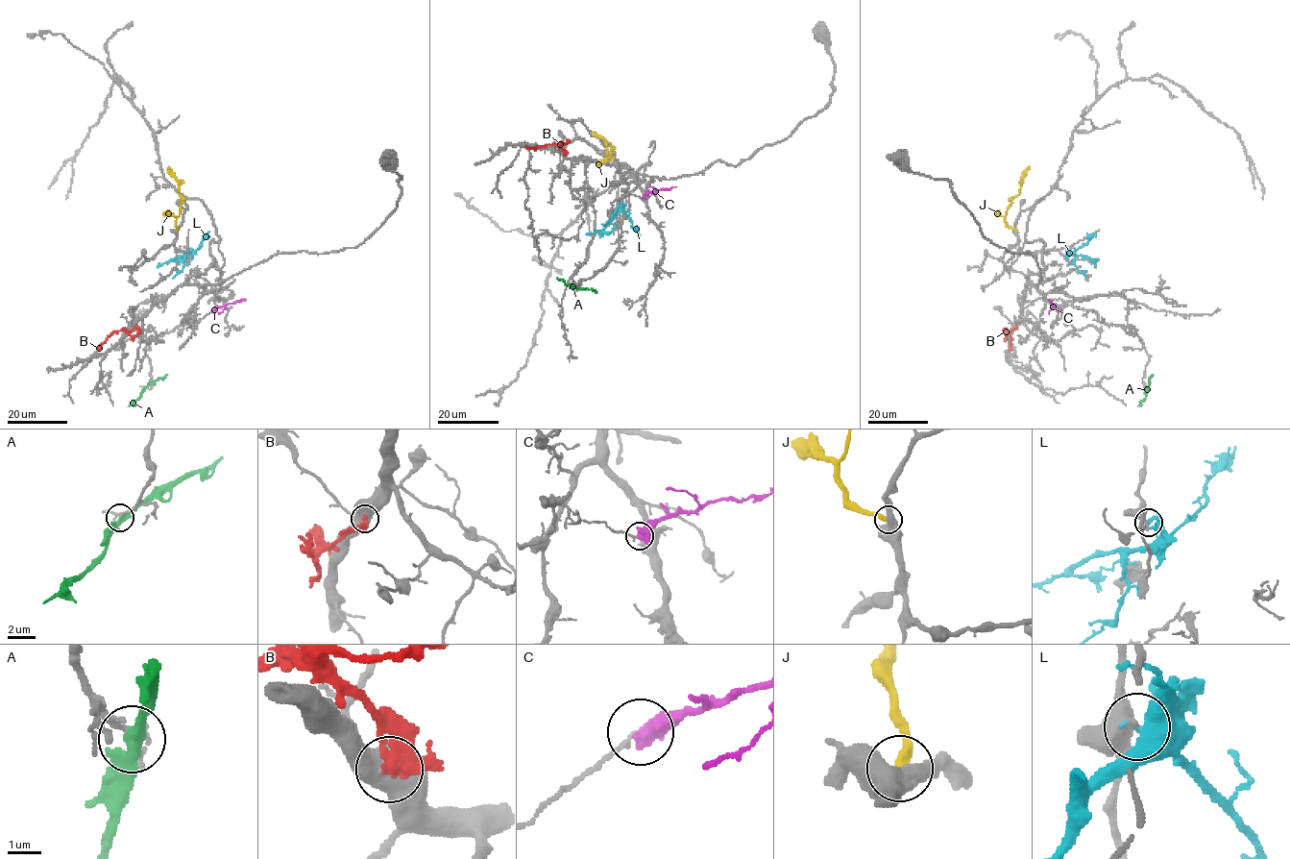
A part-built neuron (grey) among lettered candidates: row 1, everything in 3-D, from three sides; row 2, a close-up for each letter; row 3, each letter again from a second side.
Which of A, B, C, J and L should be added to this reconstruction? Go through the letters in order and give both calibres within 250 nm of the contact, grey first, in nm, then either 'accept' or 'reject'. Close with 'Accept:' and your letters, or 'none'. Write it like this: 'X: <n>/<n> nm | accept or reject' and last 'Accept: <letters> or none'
A: 130/340 nm | reject
B: 550/240 nm | reject
C: 130/650 nm | reject
J: 480/400 nm | reject
L: 320/300 nm | reject
Accept: none

